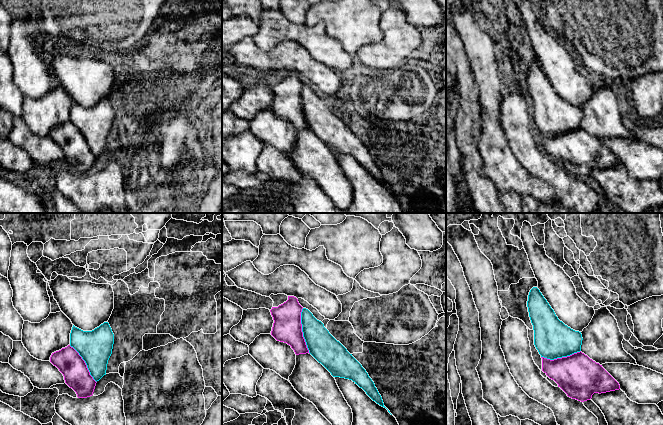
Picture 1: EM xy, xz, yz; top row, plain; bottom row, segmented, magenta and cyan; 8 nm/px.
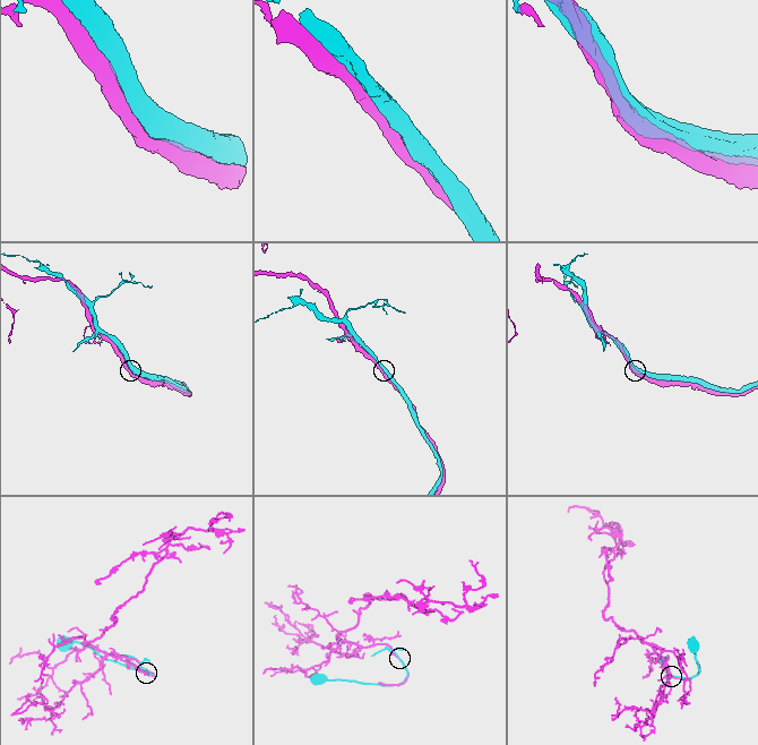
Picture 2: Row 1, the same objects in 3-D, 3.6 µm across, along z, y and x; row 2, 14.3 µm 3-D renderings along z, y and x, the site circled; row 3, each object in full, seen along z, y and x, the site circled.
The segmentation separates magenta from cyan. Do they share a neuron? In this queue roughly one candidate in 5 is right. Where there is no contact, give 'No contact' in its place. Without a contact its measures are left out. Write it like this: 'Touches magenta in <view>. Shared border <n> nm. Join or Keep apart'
Touches magenta in xz. Shared border 380 nm. Keep apart

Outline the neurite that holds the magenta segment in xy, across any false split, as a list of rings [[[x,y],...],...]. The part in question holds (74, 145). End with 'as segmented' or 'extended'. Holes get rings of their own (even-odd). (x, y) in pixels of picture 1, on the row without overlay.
[[[70,121],[52,129],[50,138],[63,150],[65,159],[72,164],[78,174],[93,171],[96,157],[90,151],[85,137]]] | as segmented

